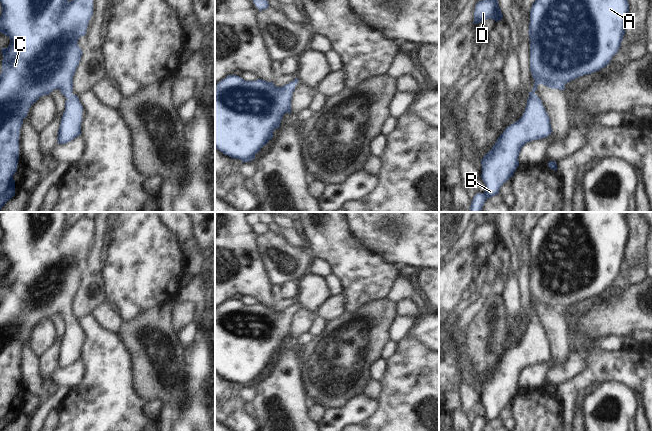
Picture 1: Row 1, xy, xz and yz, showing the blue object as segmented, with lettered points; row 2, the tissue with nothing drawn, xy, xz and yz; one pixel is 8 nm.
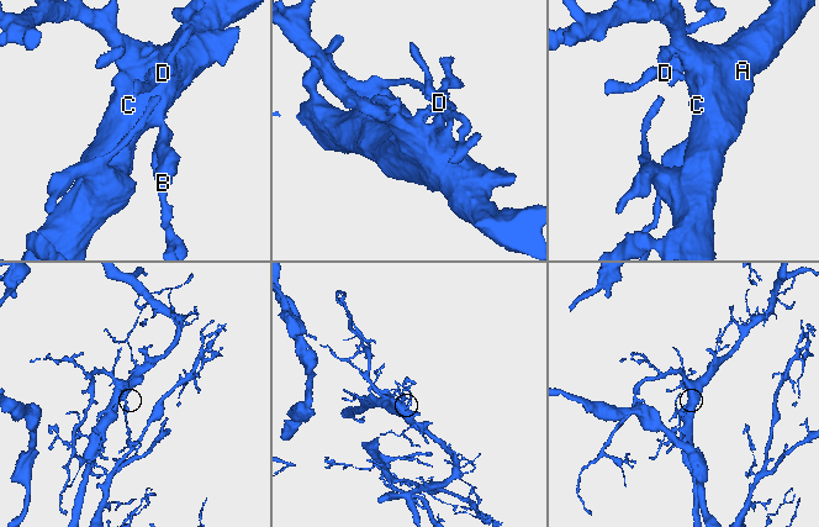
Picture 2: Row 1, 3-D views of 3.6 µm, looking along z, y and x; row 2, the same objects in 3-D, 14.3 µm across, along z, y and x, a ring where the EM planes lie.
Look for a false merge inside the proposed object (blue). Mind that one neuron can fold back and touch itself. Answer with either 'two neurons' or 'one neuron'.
one neuron

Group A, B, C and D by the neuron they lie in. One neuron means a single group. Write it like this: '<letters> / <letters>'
A B C D

